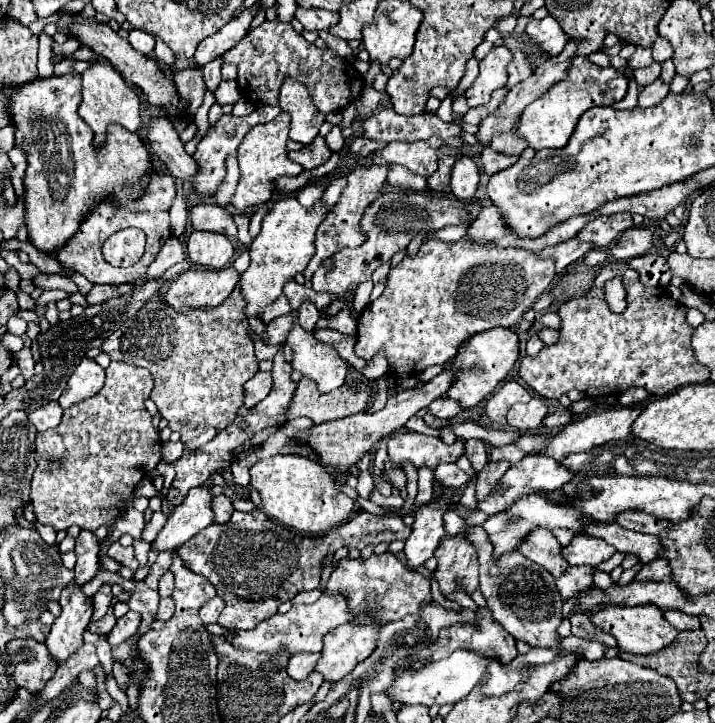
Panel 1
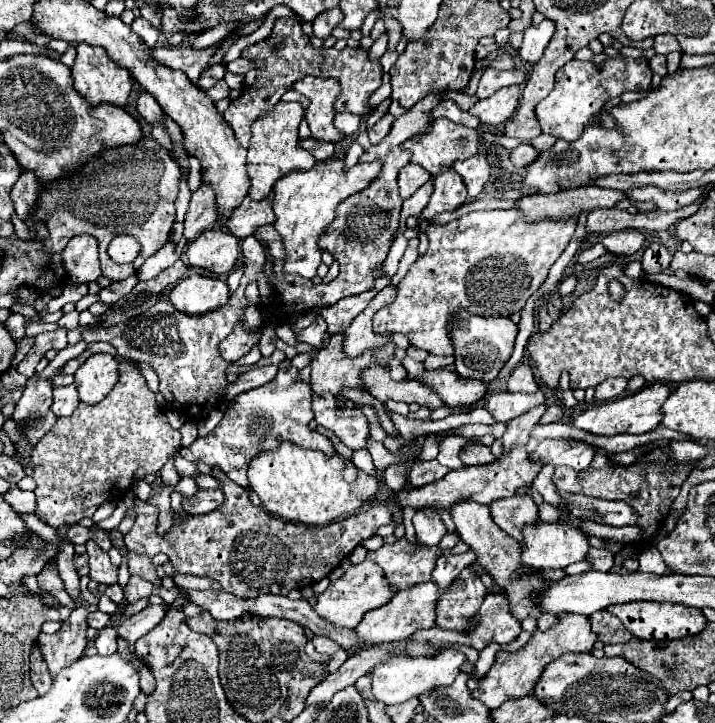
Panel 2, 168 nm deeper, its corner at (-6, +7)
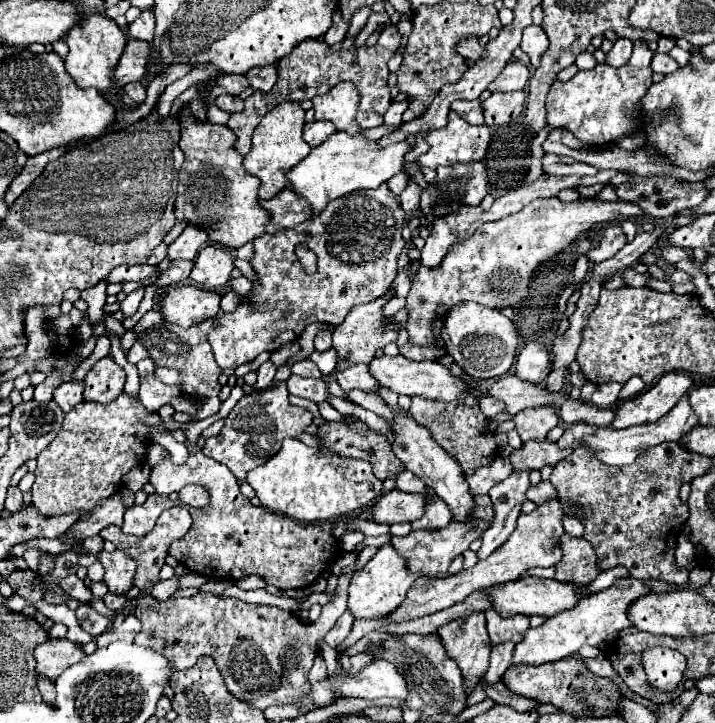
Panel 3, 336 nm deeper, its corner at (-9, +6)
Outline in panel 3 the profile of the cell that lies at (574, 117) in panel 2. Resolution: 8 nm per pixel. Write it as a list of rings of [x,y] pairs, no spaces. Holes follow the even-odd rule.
[[[634,41],[632,57],[622,67],[598,63],[590,71],[578,71],[570,81],[554,81],[546,97],[546,121],[552,129],[562,127],[576,135],[586,145],[612,143],[634,131],[640,121],[640,97],[652,85],[652,51],[644,41]],[[636,119],[636,121],[632,121]]]

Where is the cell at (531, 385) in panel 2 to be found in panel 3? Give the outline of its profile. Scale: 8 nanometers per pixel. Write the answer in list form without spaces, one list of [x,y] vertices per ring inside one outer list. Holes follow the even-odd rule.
[[[528,343],[516,361],[516,377],[534,385],[542,385],[542,381],[550,373],[550,353],[546,345]]]

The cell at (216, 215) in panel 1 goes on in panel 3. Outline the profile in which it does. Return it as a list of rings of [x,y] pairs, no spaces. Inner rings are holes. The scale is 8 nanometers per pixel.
[[[282,189],[272,199],[260,199],[258,203],[270,213],[270,221],[266,225],[268,233],[296,227],[304,221],[304,217],[308,217],[308,205],[304,205],[304,201],[300,201],[300,197],[296,197],[296,193],[292,193],[290,189]]]

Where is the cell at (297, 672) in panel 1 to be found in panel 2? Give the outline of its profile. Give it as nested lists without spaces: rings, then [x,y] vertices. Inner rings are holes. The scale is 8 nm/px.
[[[315,636],[313,638],[313,646],[315,646],[315,650],[319,654],[329,654],[329,656],[339,650],[339,646],[331,638],[327,638],[327,636]]]

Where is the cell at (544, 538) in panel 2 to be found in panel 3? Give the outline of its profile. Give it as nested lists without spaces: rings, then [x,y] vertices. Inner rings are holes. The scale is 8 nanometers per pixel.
[[[552,501],[552,505],[540,505],[534,513],[528,513],[528,515],[522,513],[518,517],[516,531],[488,559],[478,561],[472,569],[462,569],[460,573],[442,577],[442,579],[440,577],[418,577],[412,583],[404,603],[396,611],[386,615],[386,619],[392,623],[402,623],[402,621],[426,617],[426,615],[432,615],[436,611],[448,609],[448,607],[464,601],[476,589],[484,589],[494,583],[514,581],[514,579],[522,577],[524,571],[534,569],[534,567],[554,567],[562,559],[560,537],[566,533],[562,519],[564,519],[564,511],[560,509],[560,505],[556,505],[556,501]]]

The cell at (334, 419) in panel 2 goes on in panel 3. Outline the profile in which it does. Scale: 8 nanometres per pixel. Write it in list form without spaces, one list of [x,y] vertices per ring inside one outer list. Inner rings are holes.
[[[290,375],[286,383],[288,383],[290,395],[296,395],[296,397],[302,397],[308,401],[328,401],[328,397],[330,397],[328,385],[318,379],[304,379],[298,375]]]

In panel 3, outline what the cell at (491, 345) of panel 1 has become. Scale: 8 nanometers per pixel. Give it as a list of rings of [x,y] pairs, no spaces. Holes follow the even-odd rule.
[[[460,303],[448,311],[442,323],[442,341],[446,351],[472,379],[496,379],[504,375],[516,357],[518,333],[514,323],[498,309],[490,309],[478,303]]]

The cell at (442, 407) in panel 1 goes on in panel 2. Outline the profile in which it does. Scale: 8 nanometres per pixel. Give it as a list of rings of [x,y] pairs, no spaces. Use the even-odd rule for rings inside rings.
[[[369,364],[367,368],[361,370],[361,382],[363,382],[365,392],[381,402],[387,402],[387,400],[405,402],[405,404],[417,402],[419,406],[425,406],[429,410],[443,406],[435,390],[423,384],[417,384],[411,378],[393,380],[391,374],[383,366],[377,366],[377,364]]]

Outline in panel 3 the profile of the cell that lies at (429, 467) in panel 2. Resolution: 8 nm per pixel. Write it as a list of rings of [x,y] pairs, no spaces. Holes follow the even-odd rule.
[[[402,471],[396,479],[396,489],[406,493],[426,493],[426,483],[410,471]]]

